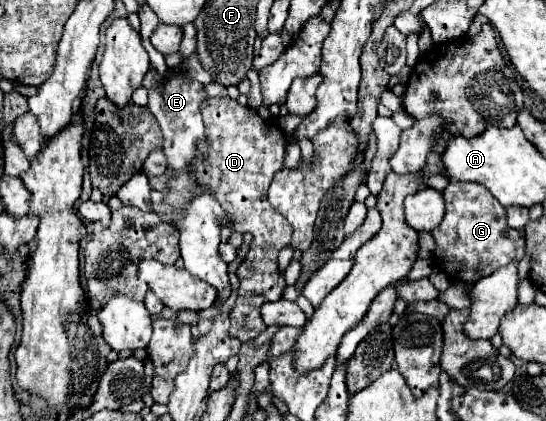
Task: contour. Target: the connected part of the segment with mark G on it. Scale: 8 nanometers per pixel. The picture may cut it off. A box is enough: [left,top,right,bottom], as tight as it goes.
[432,181,526,281]

